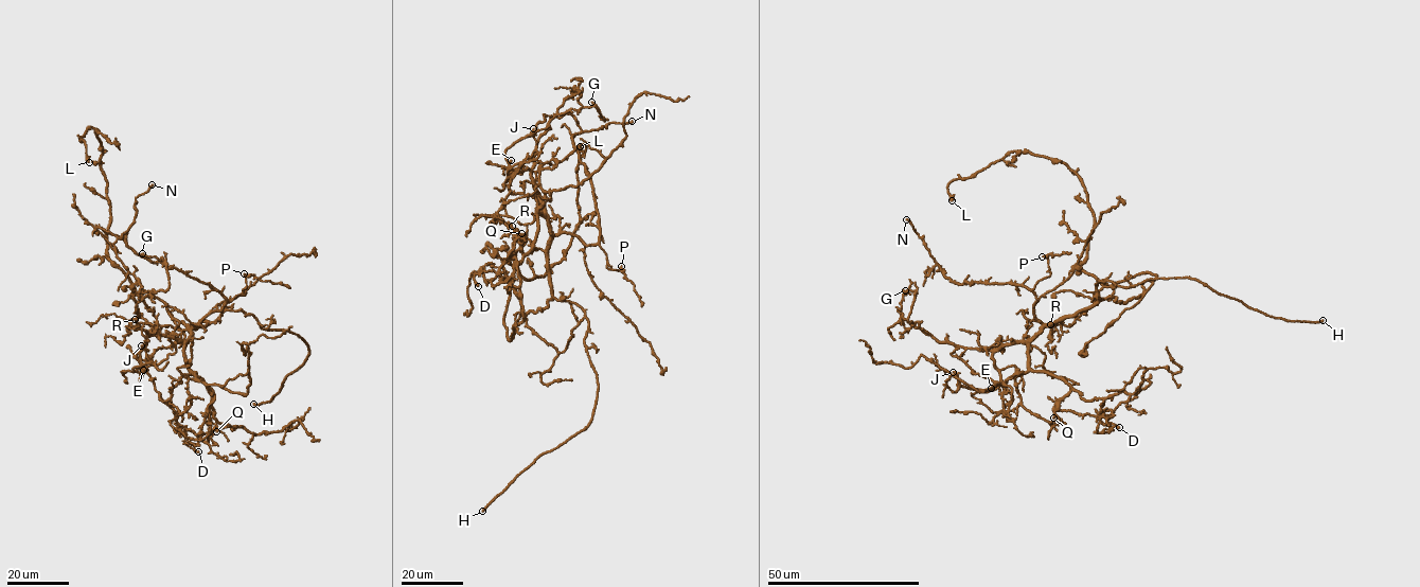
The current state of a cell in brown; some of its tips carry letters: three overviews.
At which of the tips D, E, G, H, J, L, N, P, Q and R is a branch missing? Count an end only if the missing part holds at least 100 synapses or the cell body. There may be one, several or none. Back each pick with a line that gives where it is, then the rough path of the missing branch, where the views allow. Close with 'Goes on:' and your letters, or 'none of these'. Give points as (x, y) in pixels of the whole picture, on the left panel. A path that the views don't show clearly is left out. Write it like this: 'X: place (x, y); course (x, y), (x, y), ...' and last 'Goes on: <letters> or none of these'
H: place (253, 404)
Goes on: H

